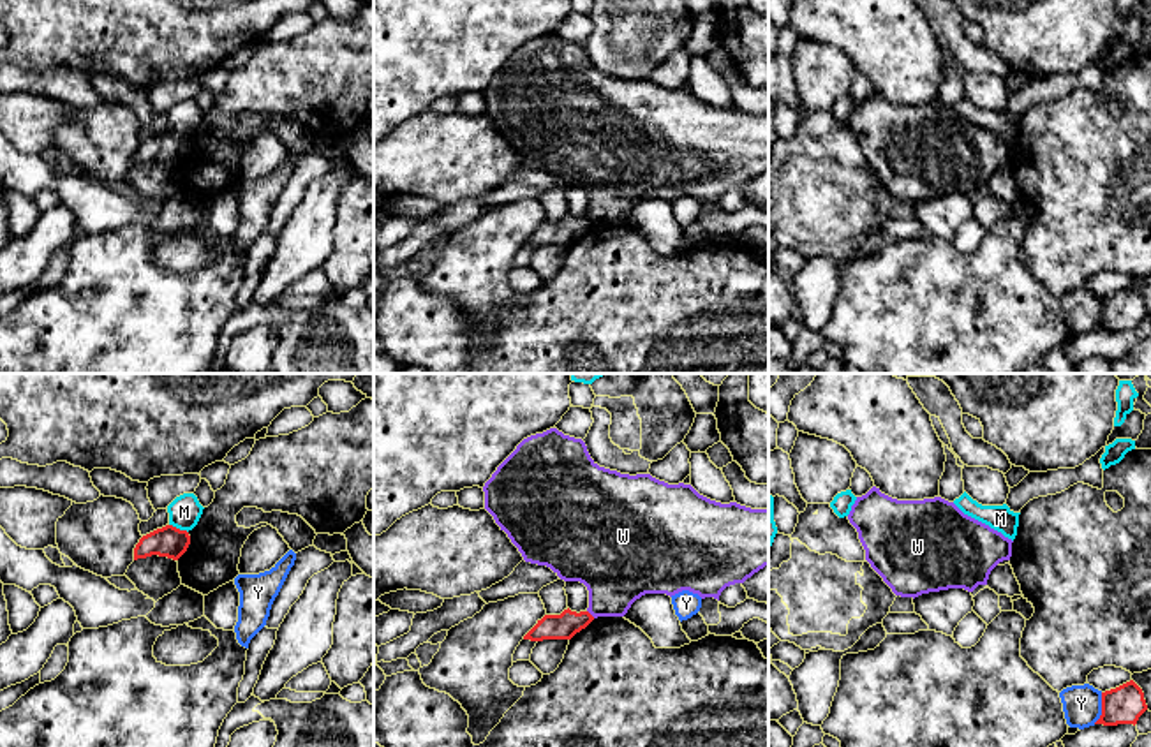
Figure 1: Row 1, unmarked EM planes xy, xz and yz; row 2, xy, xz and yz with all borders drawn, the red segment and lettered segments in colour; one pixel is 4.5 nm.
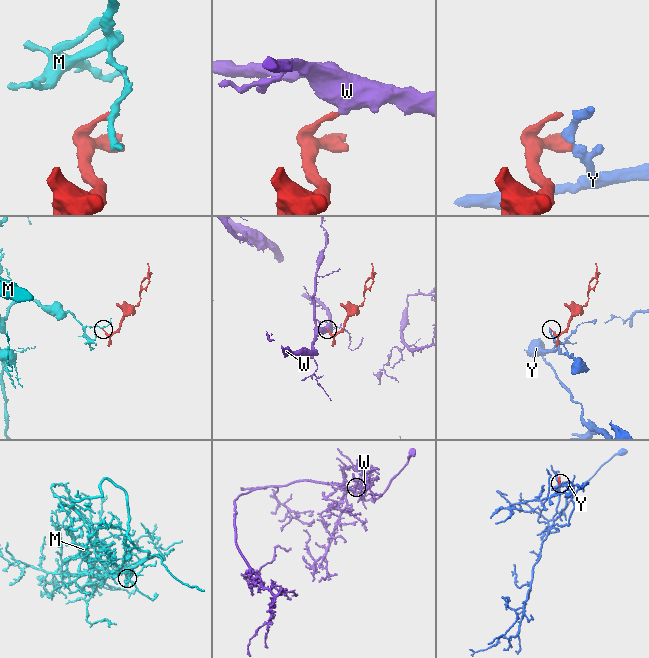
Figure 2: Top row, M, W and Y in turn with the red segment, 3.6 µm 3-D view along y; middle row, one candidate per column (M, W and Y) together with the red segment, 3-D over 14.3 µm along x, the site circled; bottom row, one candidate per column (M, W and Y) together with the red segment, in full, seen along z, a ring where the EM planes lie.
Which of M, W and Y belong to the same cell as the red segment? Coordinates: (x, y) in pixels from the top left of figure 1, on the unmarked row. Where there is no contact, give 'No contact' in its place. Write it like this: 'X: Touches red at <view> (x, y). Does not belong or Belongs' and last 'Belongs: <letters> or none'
M: Touches red at xy (178, 134). Does not belong
W: Touches red at xz (589, 219). Does not belong
Y: Touches red at yz (1102, 314). Does not belong
Belongs: none

